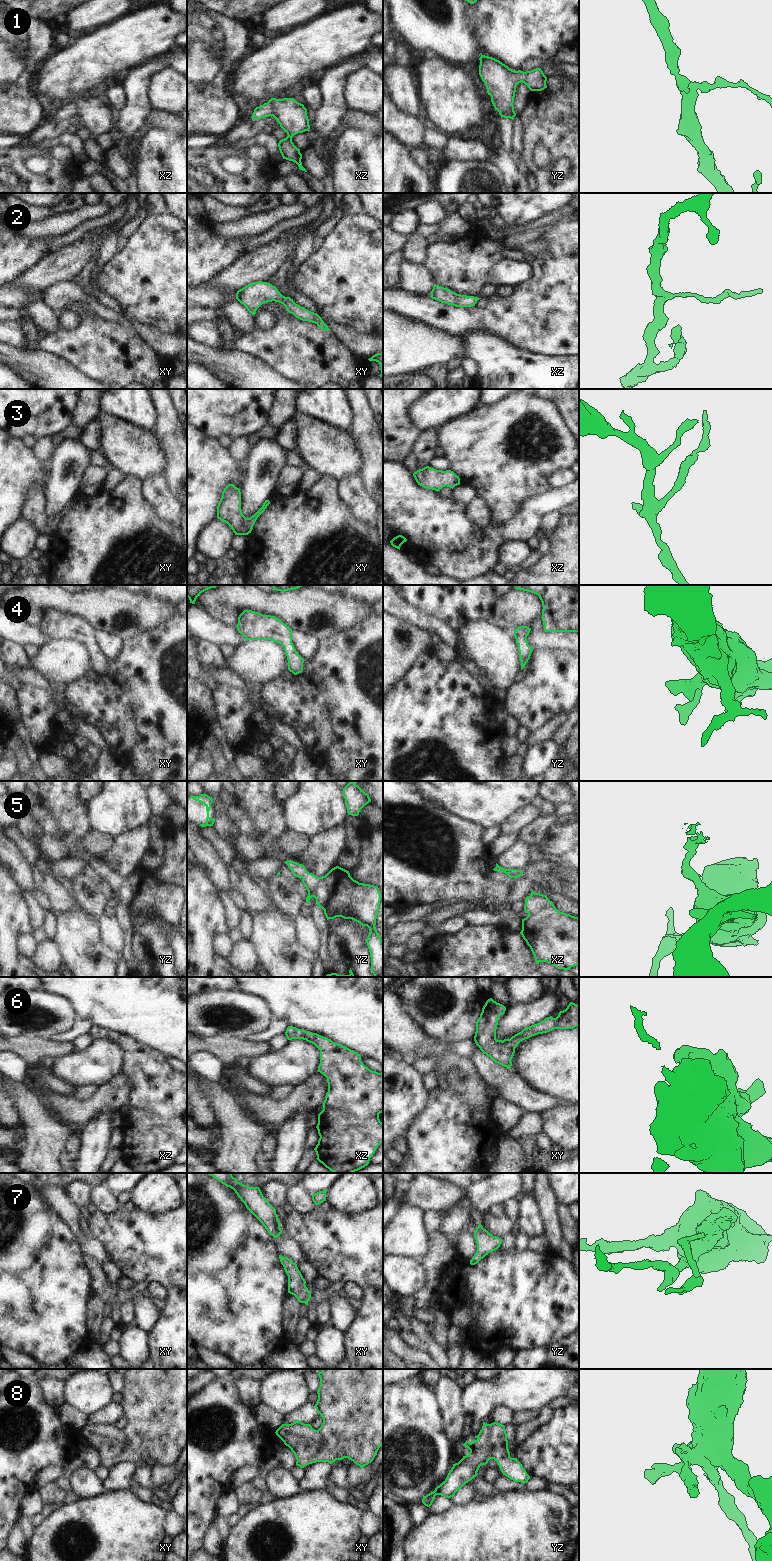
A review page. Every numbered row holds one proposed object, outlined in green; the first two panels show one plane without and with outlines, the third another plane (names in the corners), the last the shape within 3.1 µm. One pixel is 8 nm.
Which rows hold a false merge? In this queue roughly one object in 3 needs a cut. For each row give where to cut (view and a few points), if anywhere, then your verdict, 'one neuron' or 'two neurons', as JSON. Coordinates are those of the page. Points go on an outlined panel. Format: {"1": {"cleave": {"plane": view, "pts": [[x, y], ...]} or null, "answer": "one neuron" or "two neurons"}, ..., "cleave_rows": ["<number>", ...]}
{"1": {"cleave": null, "answer": "one neuron"}, "2": {"cleave": null, "answer": "one neuron"}, "3": {"cleave": null, "answer": "one neuron"}, "4": {"cleave": null, "answer": "one neuron"}, "5": {"cleave": null, "answer": "one neuron"}, "6": {"cleave": null, "answer": "one neuron"}, "7": {"cleave": null, "answer": "one neuron"}, "8": {"cleave": null, "answer": "one neuron"}, "cleave_rows": []}

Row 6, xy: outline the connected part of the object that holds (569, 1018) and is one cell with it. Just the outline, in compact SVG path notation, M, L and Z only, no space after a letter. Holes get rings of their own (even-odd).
M492 998L488 999L476 1022L474 1041L484 1054L507 1069L512 1066L511 1060L515 1048L521 1041L554 1029L573 1029L579 1026L579 1005L570 1002L567 1008L560 1011L556 1018L547 1017L537 1024L524 1028L510 1039L497 1040L498 1018L505 1011L506 1007L504 1005L497 1003Z

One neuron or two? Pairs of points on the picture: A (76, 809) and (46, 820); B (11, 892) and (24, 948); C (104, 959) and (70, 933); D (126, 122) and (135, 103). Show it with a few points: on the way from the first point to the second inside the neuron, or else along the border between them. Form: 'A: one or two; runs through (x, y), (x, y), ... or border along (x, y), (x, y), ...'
A: two; border along (40, 803), (55, 820), (61, 835), (58, 839)
B: two; border along (22, 933), (17, 947), (27, 958)
C: one; runs through (98, 951), (88, 951), (79, 942)
D: one; runs through (131, 117), (135, 113), (135, 108)

